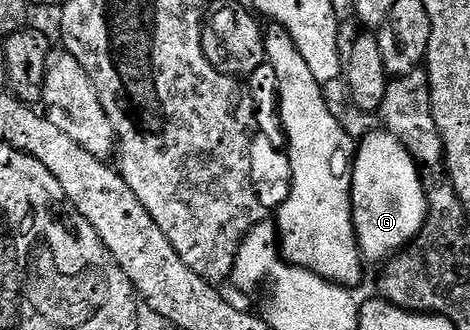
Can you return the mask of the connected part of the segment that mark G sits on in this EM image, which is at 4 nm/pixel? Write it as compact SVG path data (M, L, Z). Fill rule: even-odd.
M386 130L372 132L363 141L359 141L356 159L352 161L352 217L356 242L360 255L365 261L387 261L400 249L411 242L420 233L424 219L428 217L428 193L424 190L421 169L418 161L408 153L406 148Z

